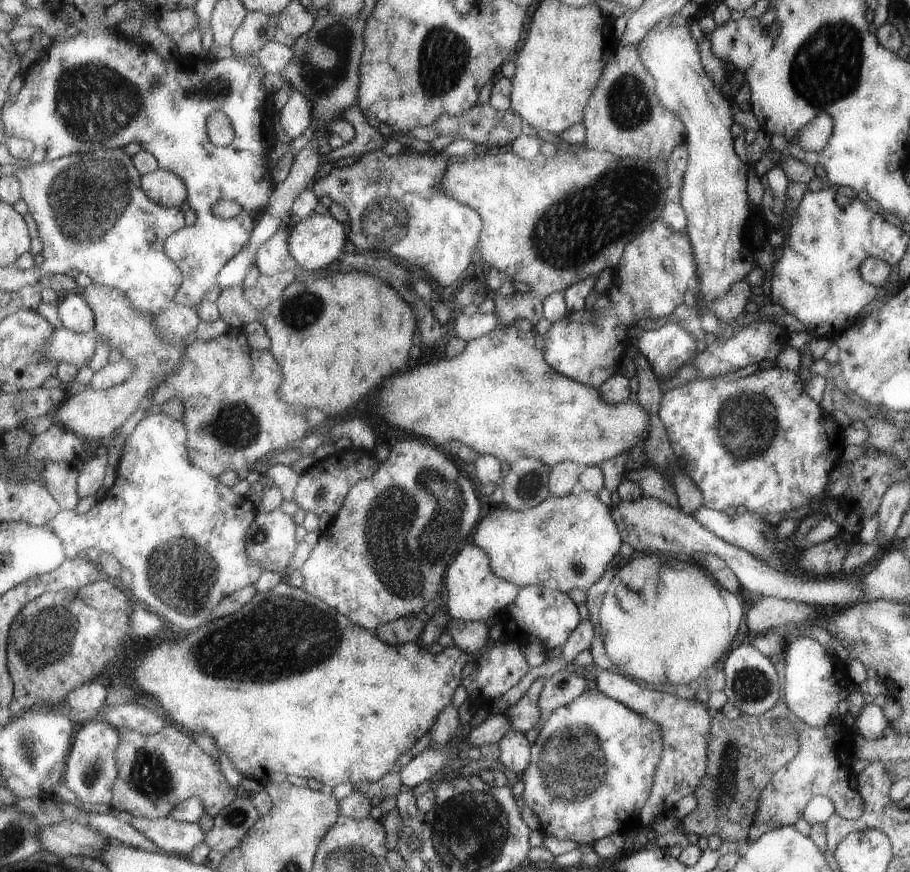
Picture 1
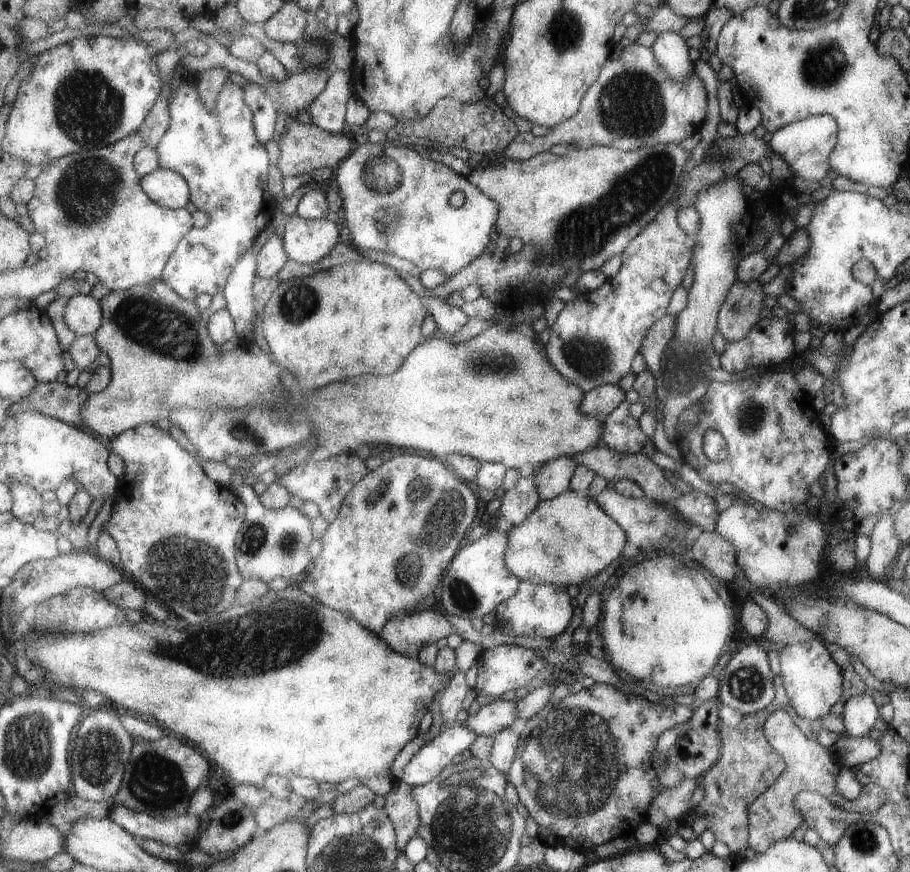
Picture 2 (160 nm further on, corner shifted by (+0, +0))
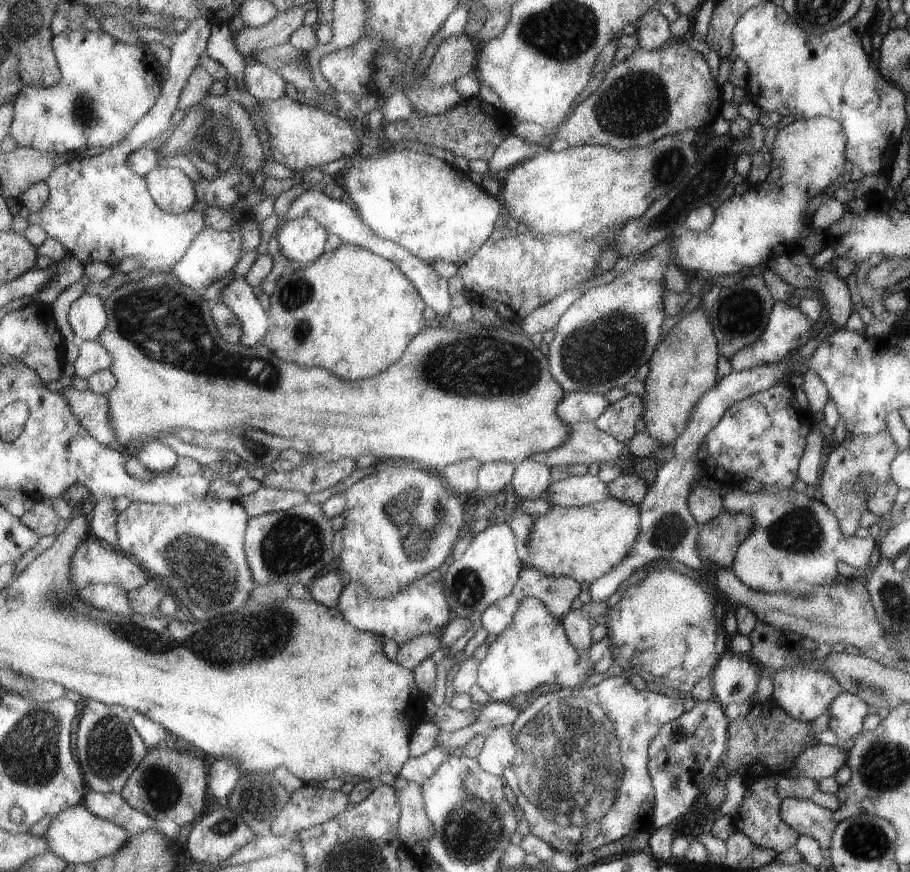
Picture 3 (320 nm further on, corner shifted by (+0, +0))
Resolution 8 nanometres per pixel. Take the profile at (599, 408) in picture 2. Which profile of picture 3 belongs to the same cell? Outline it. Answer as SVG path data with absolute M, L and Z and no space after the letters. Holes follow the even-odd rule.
M575 391L564 396L555 413L574 427L583 421L596 421L610 404L605 395Z

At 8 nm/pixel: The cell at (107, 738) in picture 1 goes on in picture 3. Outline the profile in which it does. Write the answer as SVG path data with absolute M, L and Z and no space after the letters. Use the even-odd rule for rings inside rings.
M85 700L78 720L76 755L84 770L89 791L121 793L148 755L148 744L133 728L132 716L137 712L121 705L108 705Z

